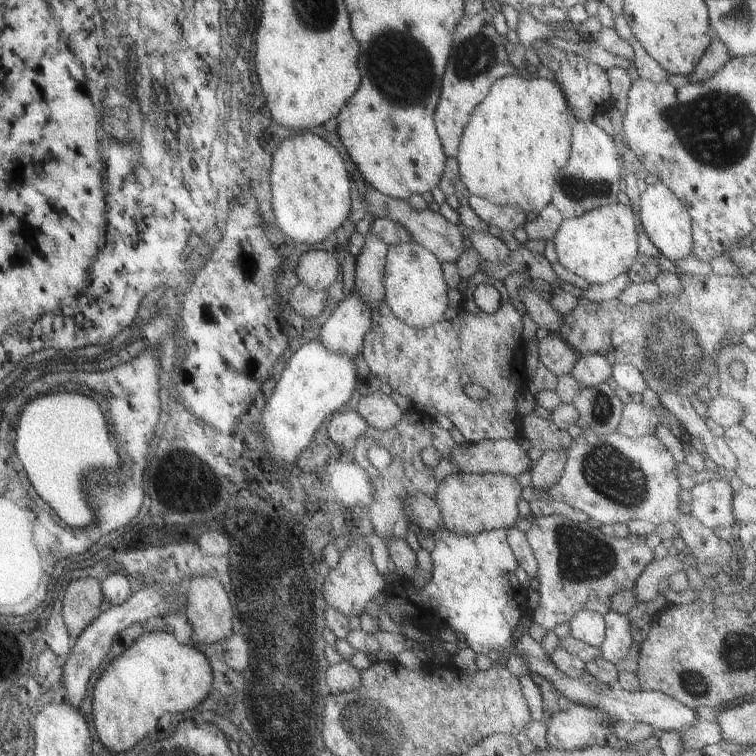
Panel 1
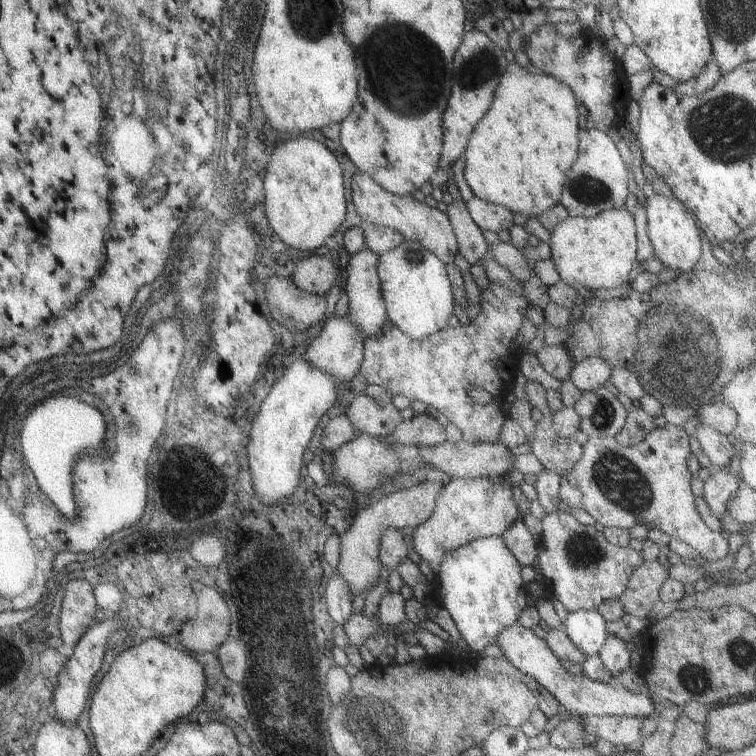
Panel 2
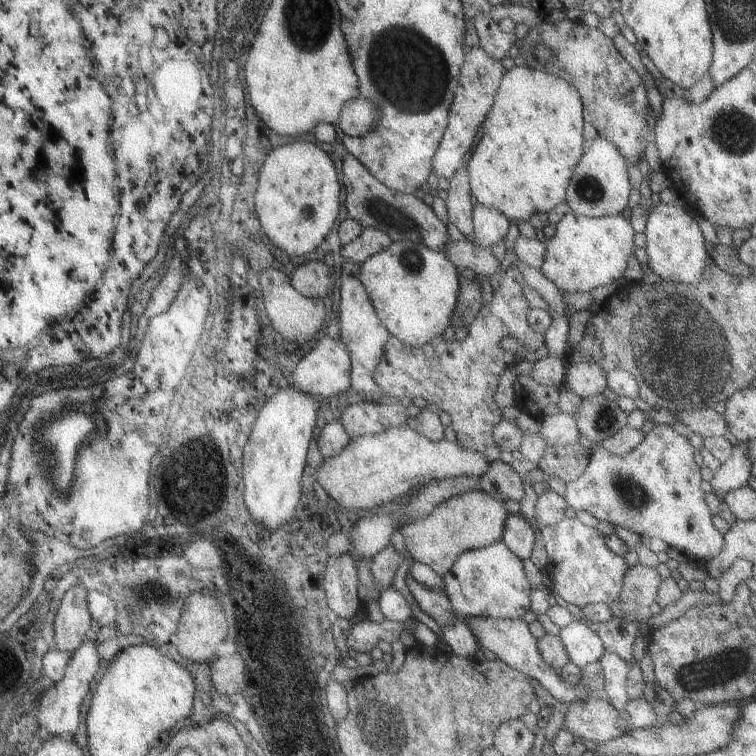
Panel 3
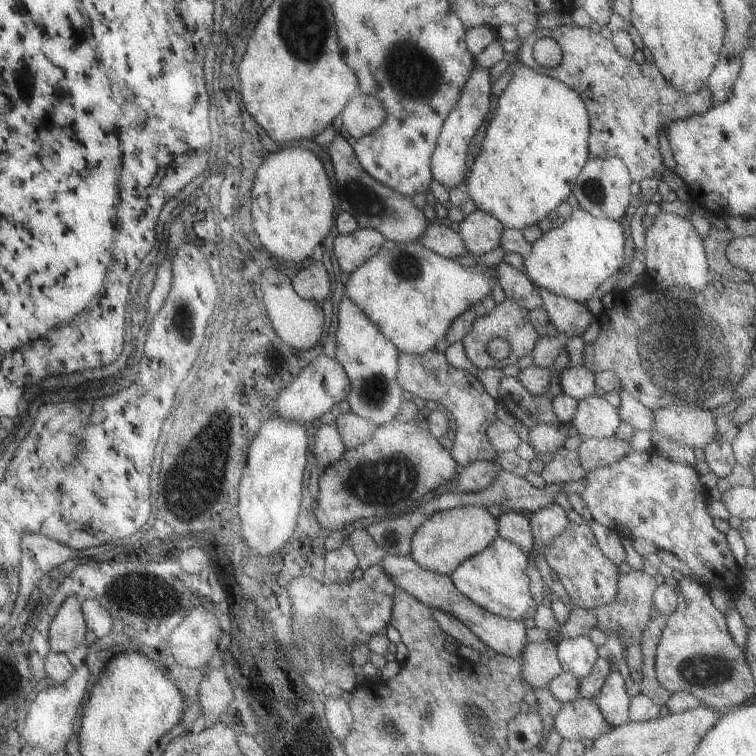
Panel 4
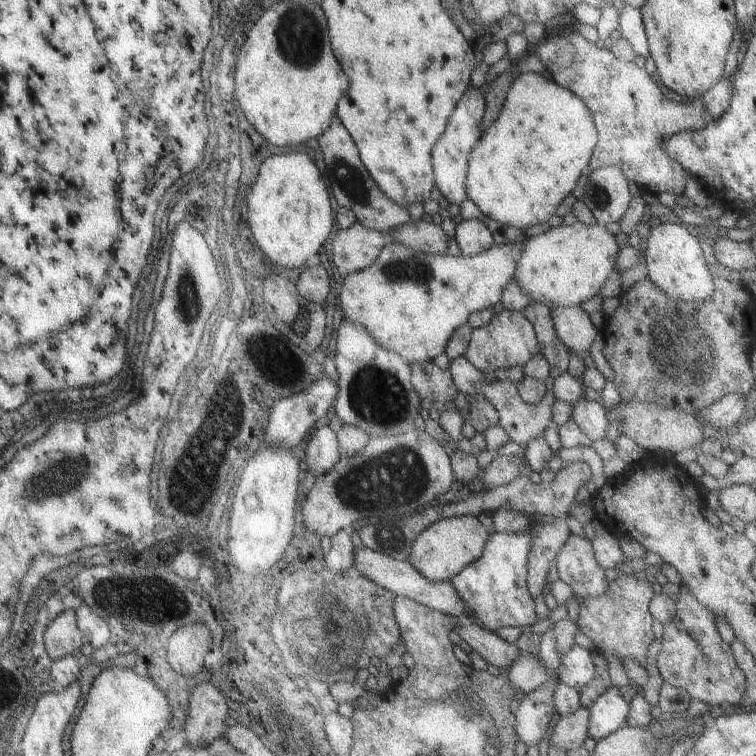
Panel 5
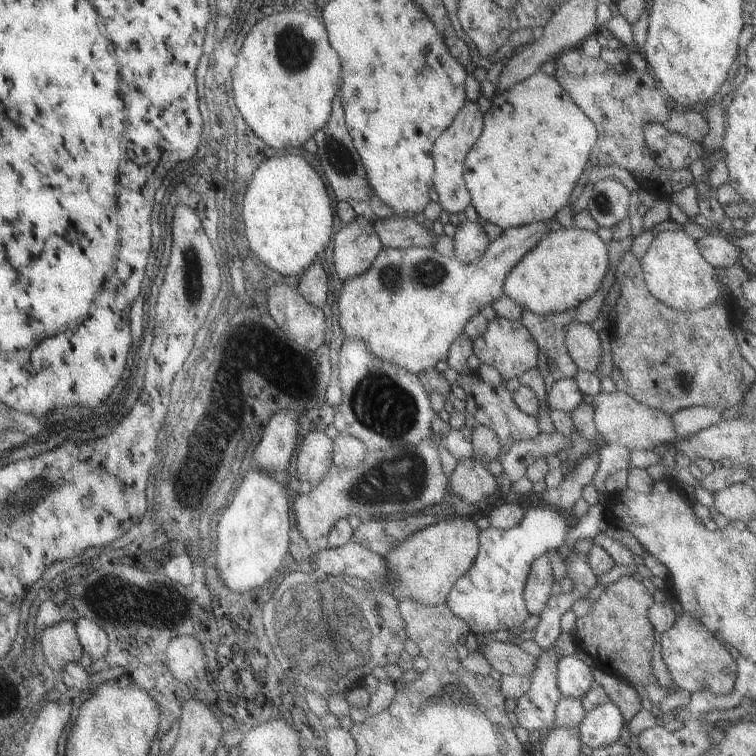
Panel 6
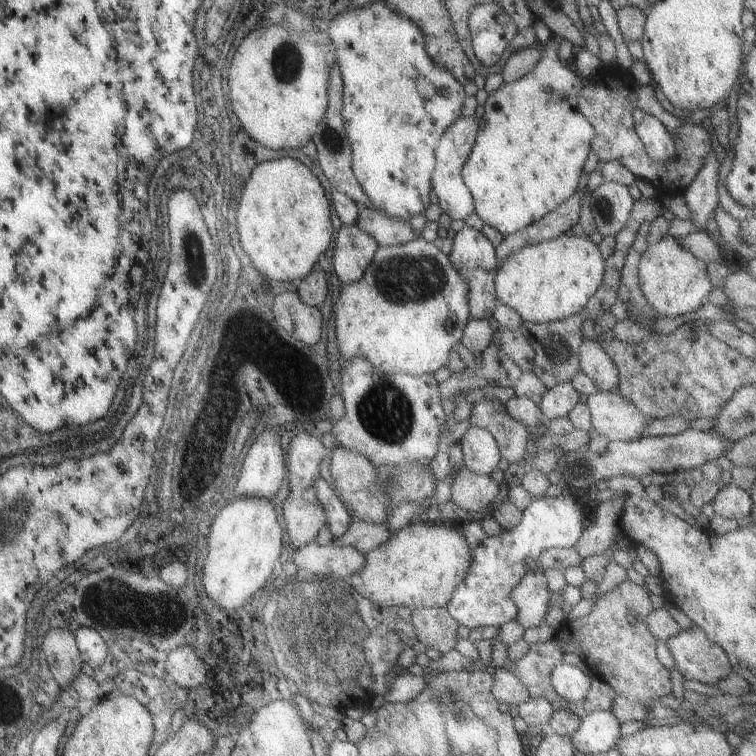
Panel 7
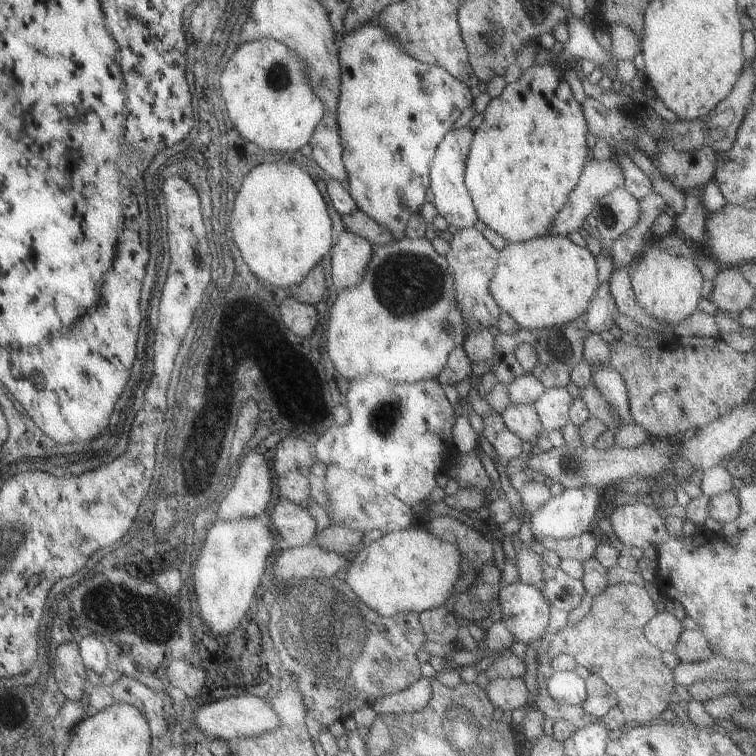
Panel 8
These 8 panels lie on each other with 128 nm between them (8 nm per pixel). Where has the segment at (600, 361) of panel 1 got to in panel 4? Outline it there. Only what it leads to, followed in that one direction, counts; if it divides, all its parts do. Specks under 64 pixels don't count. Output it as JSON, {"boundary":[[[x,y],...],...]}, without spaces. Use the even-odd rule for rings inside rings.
{"boundary":[[[564,364],[557,378],[560,392],[570,396],[573,400],[580,401],[587,395],[591,395],[593,389],[596,388],[594,376],[595,374],[588,368],[583,366],[570,367],[570,364]]]}

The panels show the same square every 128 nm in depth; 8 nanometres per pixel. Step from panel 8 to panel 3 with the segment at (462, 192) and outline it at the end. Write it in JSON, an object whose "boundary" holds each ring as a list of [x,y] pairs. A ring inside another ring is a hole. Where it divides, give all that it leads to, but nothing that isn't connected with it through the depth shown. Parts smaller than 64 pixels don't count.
{"boundary":[[[478,46],[465,49],[458,74],[458,87],[455,89],[448,109],[446,125],[438,146],[430,160],[431,172],[437,178],[448,180],[460,166],[461,158],[470,149],[469,146],[471,146],[471,142],[475,138],[475,132],[477,132],[479,124],[485,120],[485,114],[487,114],[487,110],[491,106],[491,100],[493,100],[503,73],[504,70],[500,62],[485,54]]]}

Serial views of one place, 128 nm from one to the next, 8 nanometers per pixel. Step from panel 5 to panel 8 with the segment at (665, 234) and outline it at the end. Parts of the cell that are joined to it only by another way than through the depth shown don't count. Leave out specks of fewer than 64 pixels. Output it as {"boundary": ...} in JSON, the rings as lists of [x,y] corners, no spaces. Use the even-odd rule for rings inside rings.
{"boundary":[[[655,239],[641,253],[638,265],[630,274],[630,285],[634,301],[651,318],[658,322],[670,322],[673,325],[687,318],[696,310],[699,302],[699,290],[703,277],[692,259],[675,256],[654,247]]]}

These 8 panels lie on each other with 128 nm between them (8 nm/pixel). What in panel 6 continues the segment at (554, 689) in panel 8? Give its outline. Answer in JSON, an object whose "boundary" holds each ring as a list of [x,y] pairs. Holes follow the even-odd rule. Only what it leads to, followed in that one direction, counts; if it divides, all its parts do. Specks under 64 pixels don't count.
{"boundary":[[[573,655],[556,660],[555,684],[561,697],[579,699],[593,683],[591,667]]]}

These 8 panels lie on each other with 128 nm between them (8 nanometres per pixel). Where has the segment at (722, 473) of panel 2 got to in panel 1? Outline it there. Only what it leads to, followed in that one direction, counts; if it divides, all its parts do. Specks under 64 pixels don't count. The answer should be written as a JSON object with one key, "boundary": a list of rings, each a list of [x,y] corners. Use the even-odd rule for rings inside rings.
{"boundary":[[[711,473],[701,484],[695,484],[690,491],[689,516],[703,527],[736,527],[730,503],[733,490],[728,482]]]}

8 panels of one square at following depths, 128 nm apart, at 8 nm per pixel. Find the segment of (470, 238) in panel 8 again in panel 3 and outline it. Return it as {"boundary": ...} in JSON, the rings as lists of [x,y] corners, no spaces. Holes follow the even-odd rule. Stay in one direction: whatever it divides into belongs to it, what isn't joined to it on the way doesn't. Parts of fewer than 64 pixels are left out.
{"boundary":[[[477,204],[471,213],[472,242],[476,247],[489,249],[505,236],[509,221],[495,209]]]}

